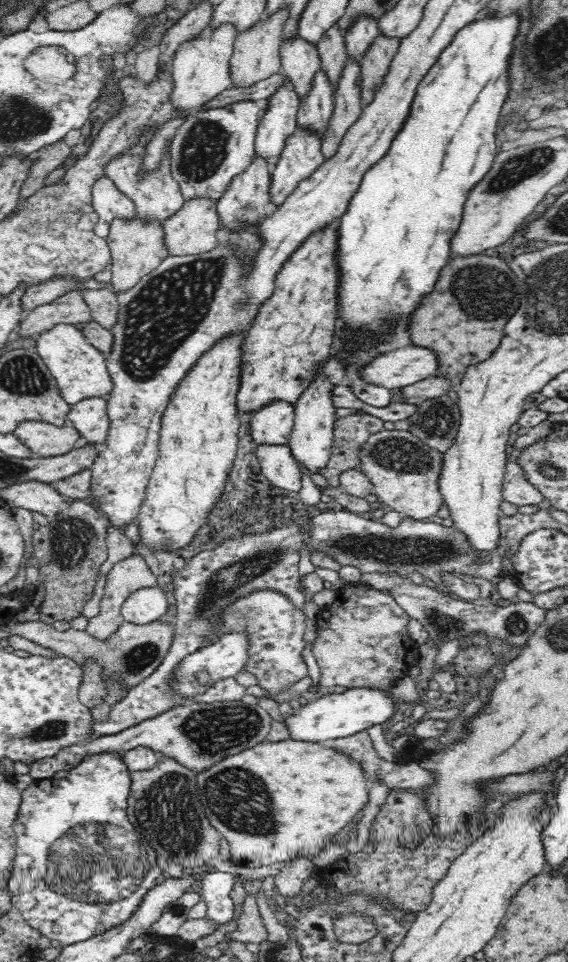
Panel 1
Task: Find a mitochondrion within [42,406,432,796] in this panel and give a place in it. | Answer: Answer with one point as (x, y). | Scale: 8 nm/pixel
(213, 731)

